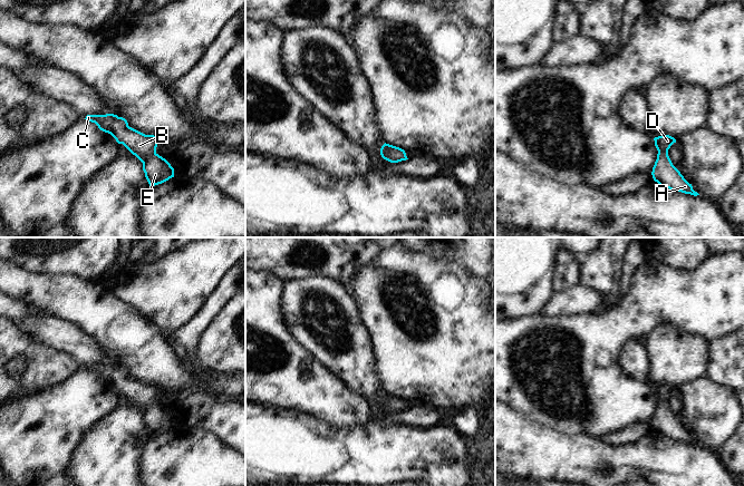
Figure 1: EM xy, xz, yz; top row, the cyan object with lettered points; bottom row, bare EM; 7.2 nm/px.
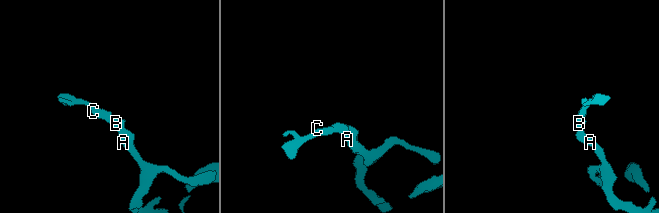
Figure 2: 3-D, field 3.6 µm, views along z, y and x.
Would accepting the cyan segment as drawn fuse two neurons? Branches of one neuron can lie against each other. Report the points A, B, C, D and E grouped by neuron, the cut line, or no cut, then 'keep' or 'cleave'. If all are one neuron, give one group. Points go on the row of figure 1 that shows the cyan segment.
A B C D E | no cut | keep

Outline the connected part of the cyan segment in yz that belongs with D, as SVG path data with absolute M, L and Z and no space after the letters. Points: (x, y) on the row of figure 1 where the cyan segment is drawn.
M663 135L655 137L654 140L658 150L657 159L651 172L654 181L660 186L671 191L678 191L694 196L699 195L693 189L692 184L689 184L680 172L673 165L668 156L668 149L674 143L676 143L676 139L669 135Z

